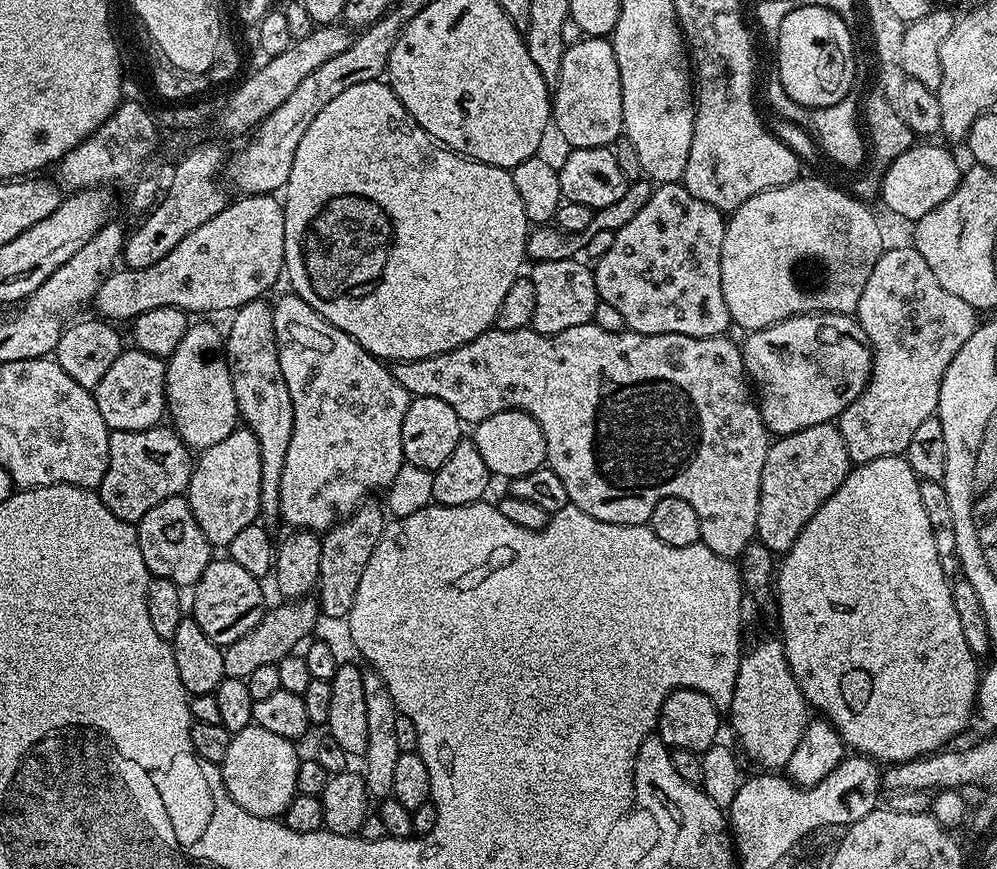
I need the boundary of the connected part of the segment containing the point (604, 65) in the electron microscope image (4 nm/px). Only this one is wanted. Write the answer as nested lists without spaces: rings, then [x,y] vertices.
[[[584,36],[578,42],[567,45],[562,54],[562,70],[558,70],[558,82],[554,85],[554,91],[550,96],[552,102],[552,118],[551,123],[554,128],[560,131],[562,139],[568,143],[569,149],[574,148],[607,148],[621,139],[624,130],[624,119],[622,118],[622,78],[618,74],[618,58],[614,58],[614,46],[611,39],[602,36]]]

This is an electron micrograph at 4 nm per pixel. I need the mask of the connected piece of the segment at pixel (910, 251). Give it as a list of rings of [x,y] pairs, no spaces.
[[[888,246],[878,258],[878,262],[874,262],[870,278],[866,278],[866,290],[862,290],[862,298],[854,316],[860,329],[868,335],[868,343],[873,351],[872,373],[867,386],[838,417],[838,427],[846,442],[848,457],[853,465],[857,465],[870,462],[874,458],[907,453],[910,438],[916,428],[921,422],[926,422],[926,418],[937,415],[942,378],[958,350],[962,350],[962,346],[966,346],[966,342],[976,332],[978,312],[970,306],[970,302],[962,302],[962,298],[950,294],[950,290],[945,290],[939,284],[938,278],[934,278],[934,270],[926,266],[926,258],[918,254],[915,246]]]

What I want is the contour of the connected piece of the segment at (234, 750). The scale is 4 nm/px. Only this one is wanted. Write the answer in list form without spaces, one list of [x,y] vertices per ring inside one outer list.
[[[252,723],[241,732],[235,733],[230,742],[230,750],[226,750],[226,758],[218,765],[218,772],[222,779],[222,787],[230,794],[242,810],[246,810],[255,816],[261,816],[264,820],[283,817],[284,811],[290,806],[292,799],[298,795],[298,766],[300,765],[301,753],[296,753],[297,745],[291,740],[281,738],[271,730],[262,730],[262,726]]]

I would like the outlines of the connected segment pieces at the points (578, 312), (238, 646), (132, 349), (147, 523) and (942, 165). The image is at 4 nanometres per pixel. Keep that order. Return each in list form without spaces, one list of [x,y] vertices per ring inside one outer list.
[[[573,258],[536,262],[531,267],[535,291],[534,318],[530,325],[533,330],[543,336],[553,336],[570,330],[570,326],[593,323],[594,310],[602,301],[596,292],[596,273],[589,265],[587,268],[580,258]]]
[[[312,598],[293,599],[291,602],[280,602],[277,608],[269,607],[254,630],[223,649],[225,676],[242,680],[254,674],[258,666],[275,665],[282,658],[293,655],[313,635],[311,632],[316,628],[316,618],[318,604]]]
[[[135,346],[125,347],[114,358],[110,371],[98,382],[94,389],[98,411],[102,413],[102,422],[113,432],[137,432],[147,428],[155,428],[161,423],[160,419],[166,416],[166,401],[164,399],[164,369],[165,361],[154,354],[146,354]]]
[[[187,495],[166,498],[166,502],[158,502],[154,510],[146,510],[135,530],[142,550],[142,562],[146,562],[152,576],[161,576],[181,586],[194,586],[198,578],[202,578],[202,570],[206,570],[214,558],[214,546],[206,534],[202,534],[202,526],[194,522]]]
[[[916,142],[910,150],[906,150],[894,163],[883,169],[884,181],[879,181],[878,196],[896,216],[915,222],[922,219],[930,210],[934,210],[960,184],[962,167],[944,148],[932,144],[936,142]]]

